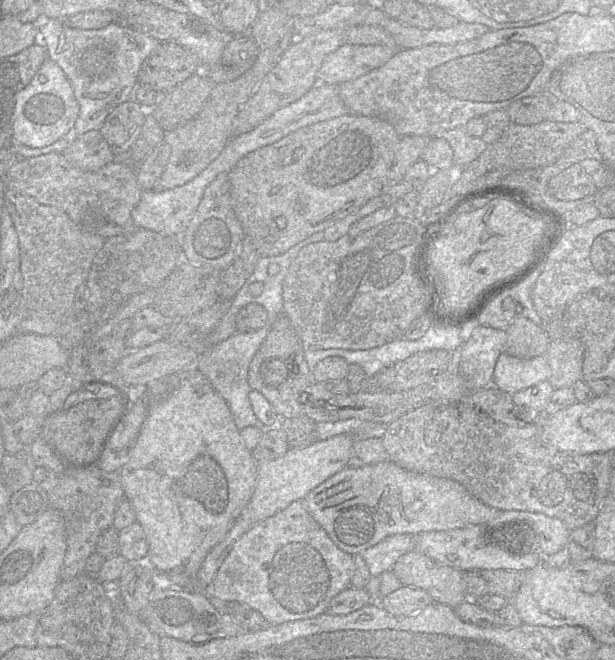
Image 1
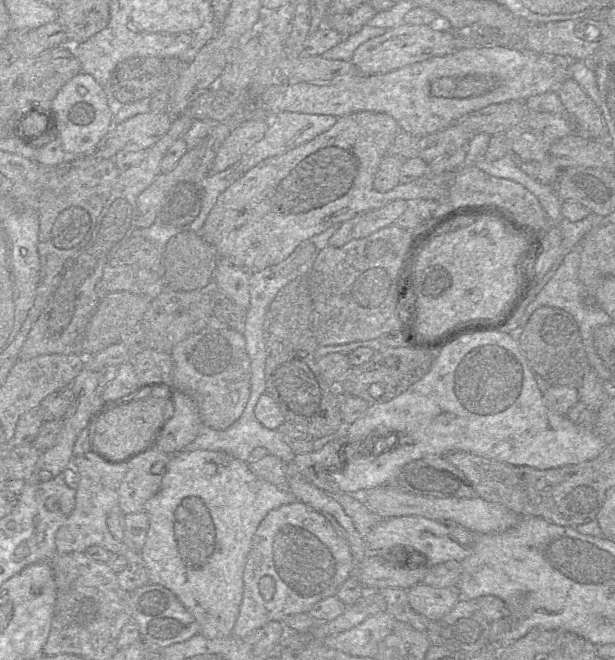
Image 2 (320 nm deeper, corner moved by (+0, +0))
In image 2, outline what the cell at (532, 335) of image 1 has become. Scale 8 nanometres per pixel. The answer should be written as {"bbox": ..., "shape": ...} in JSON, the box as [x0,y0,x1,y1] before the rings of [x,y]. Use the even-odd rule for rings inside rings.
{"bbox":[518,306,592,389],"shape":[[[543,306],[536,309],[524,326],[518,344],[531,371],[539,374],[550,386],[578,389],[584,375],[592,369],[578,323],[560,308]]]}

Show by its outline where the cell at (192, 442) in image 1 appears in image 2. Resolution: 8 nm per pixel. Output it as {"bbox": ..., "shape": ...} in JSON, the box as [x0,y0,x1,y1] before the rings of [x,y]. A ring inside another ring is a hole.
{"bbox":[140,450,297,639],"shape":[[[195,450],[181,451],[171,455],[161,486],[144,505],[143,511],[147,514],[149,529],[140,555],[147,568],[149,583],[162,585],[169,589],[194,616],[199,625],[199,634],[208,639],[226,638],[233,636],[233,627],[239,615],[243,596],[243,573],[247,557],[251,548],[253,536],[266,515],[273,509],[297,501],[295,496],[286,487],[277,487],[255,476],[249,469],[249,463],[221,451]]]}

